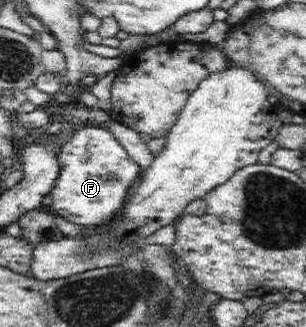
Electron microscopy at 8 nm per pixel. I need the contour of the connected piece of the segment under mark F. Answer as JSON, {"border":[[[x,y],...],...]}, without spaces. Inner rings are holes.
{"border":[[[104,124],[76,129],[73,136],[59,148],[57,161],[60,174],[49,192],[52,198],[49,210],[80,226],[98,228],[120,219],[122,208],[143,173]]]}

